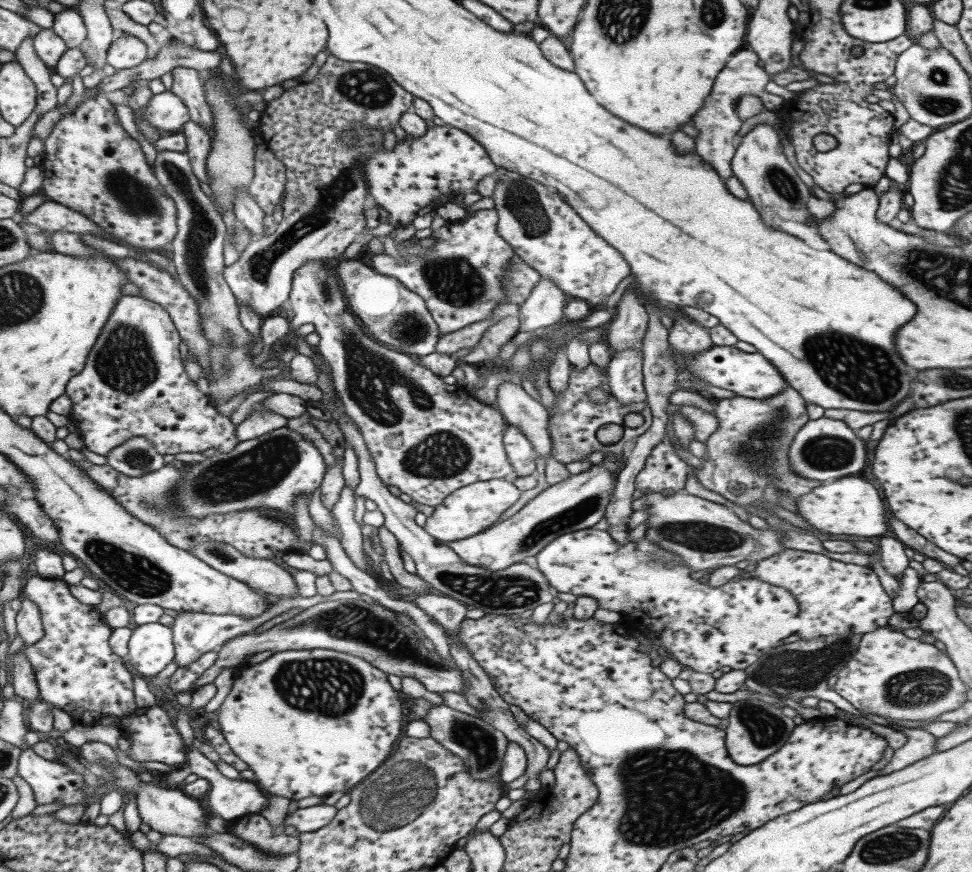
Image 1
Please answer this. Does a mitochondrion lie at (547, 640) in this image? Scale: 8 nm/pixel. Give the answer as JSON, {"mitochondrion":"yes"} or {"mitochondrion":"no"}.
{"mitochondrion":"no"}

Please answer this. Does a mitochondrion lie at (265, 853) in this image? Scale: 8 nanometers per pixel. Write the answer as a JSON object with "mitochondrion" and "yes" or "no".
{"mitochondrion":"no"}

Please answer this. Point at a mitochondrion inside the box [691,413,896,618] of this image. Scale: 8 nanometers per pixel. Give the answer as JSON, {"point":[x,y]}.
{"point":[829,451]}

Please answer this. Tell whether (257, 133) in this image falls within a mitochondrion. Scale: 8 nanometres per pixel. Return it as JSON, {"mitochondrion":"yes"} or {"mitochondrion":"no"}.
{"mitochondrion":"no"}

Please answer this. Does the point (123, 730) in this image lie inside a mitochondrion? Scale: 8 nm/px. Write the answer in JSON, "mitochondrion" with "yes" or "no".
{"mitochondrion":"no"}

